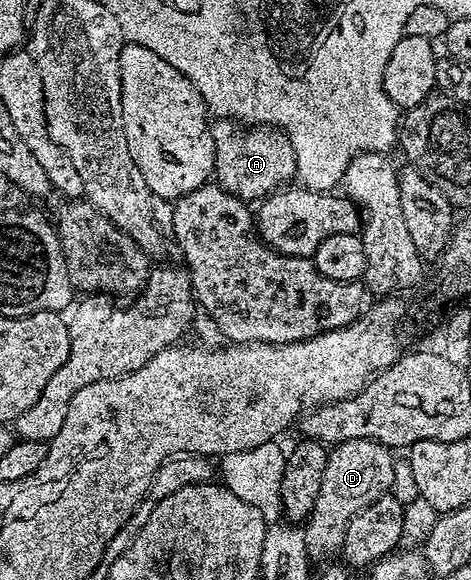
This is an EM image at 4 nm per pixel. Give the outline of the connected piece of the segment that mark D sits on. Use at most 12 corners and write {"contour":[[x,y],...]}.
{"contour":[[391,448],[327,454],[304,524],[311,560],[341,552],[354,515],[393,488]]}

